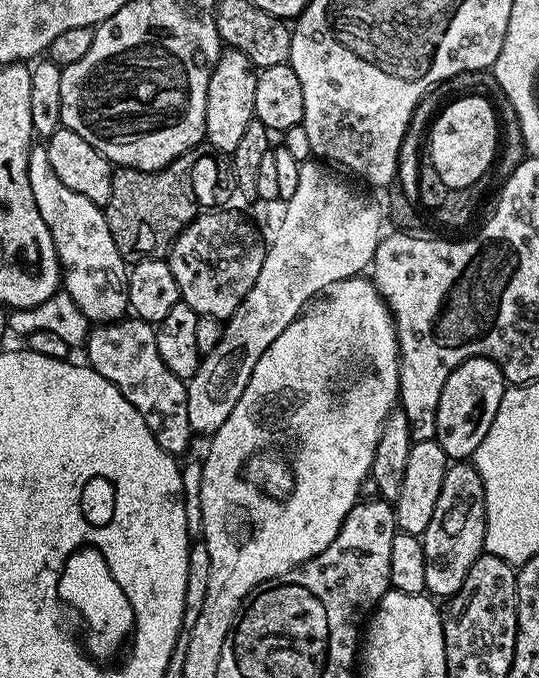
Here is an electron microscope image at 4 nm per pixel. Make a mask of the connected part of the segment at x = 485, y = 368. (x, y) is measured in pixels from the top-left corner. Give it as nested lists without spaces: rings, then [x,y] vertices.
[[[481,356],[462,362],[450,378],[446,378],[446,386],[442,386],[442,394],[438,397],[435,440],[449,461],[475,457],[482,438],[486,438],[486,430],[490,430],[490,422],[494,422],[494,414],[498,414],[498,406],[502,406],[505,387],[500,366]]]

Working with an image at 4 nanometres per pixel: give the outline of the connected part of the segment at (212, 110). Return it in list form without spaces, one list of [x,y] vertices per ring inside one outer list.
[[[225,49],[212,70],[207,86],[205,141],[221,154],[231,154],[238,145],[246,126],[255,117],[254,106],[257,69],[240,51]]]

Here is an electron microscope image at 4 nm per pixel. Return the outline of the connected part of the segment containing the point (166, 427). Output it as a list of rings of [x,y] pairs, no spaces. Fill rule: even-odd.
[[[125,318],[114,324],[101,324],[89,331],[87,348],[87,363],[95,372],[102,374],[102,378],[118,386],[126,402],[130,402],[130,406],[134,406],[134,410],[142,414],[160,449],[177,458],[183,457],[188,443],[194,439],[190,414],[186,414],[188,390],[185,381],[166,370],[166,362],[162,362],[162,354],[158,354],[155,327],[137,318]]]

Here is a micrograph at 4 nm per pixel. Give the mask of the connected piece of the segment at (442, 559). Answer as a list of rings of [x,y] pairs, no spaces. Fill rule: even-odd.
[[[449,470],[442,479],[442,488],[438,500],[434,504],[434,514],[430,524],[422,535],[425,558],[425,588],[424,592],[432,598],[451,598],[458,590],[462,590],[462,582],[466,582],[466,574],[470,574],[470,566],[484,552],[484,487],[482,478],[475,470],[455,472]]]

